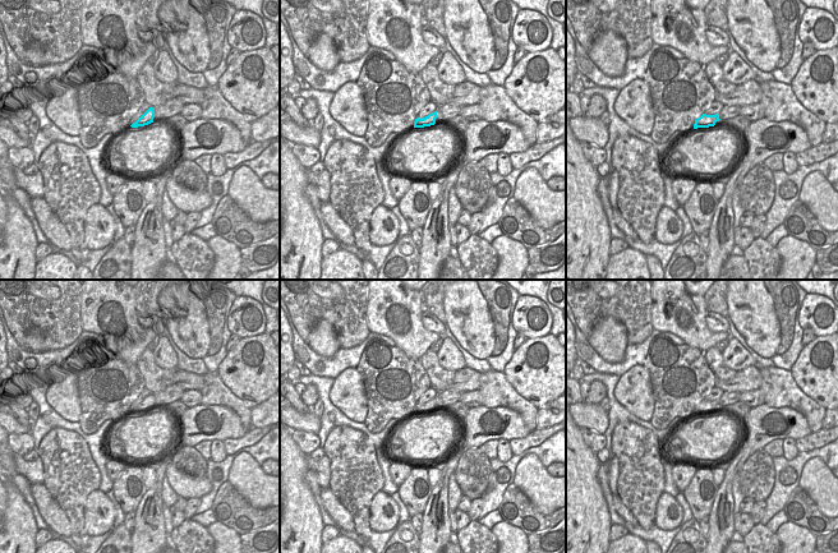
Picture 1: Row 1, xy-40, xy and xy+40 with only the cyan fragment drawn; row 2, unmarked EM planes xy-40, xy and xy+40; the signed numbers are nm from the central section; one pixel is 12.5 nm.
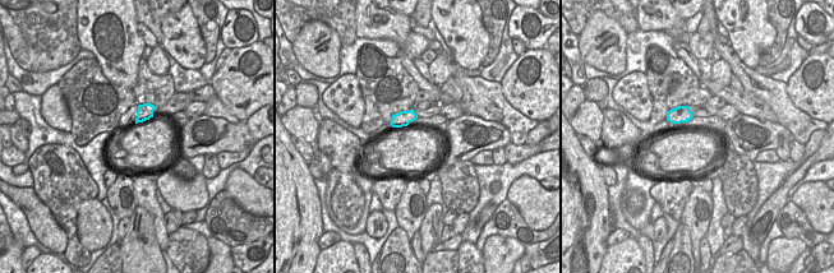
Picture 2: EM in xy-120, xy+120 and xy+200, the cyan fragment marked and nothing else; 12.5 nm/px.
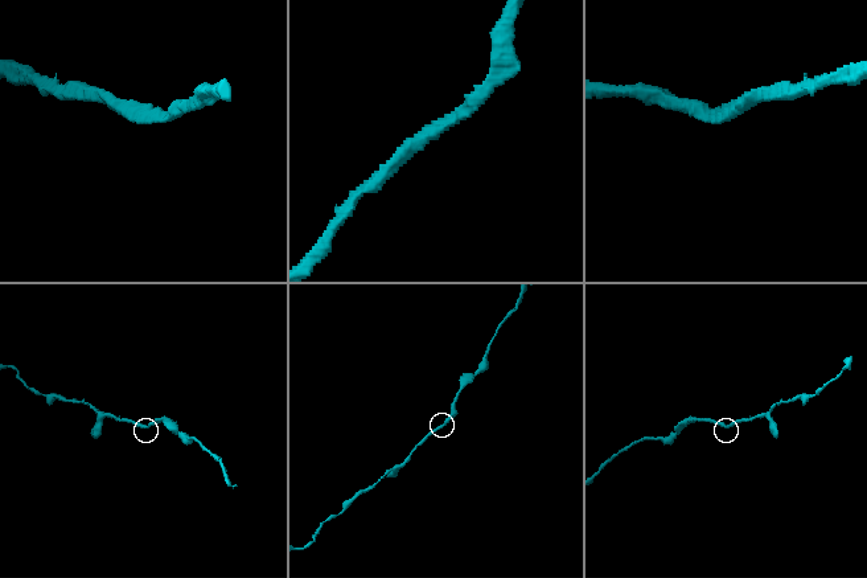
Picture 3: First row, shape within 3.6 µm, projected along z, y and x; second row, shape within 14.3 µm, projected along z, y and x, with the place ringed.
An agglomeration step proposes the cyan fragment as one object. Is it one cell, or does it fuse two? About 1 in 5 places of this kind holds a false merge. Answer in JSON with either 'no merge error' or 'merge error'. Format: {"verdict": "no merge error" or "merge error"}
{"verdict": "no merge error"}

